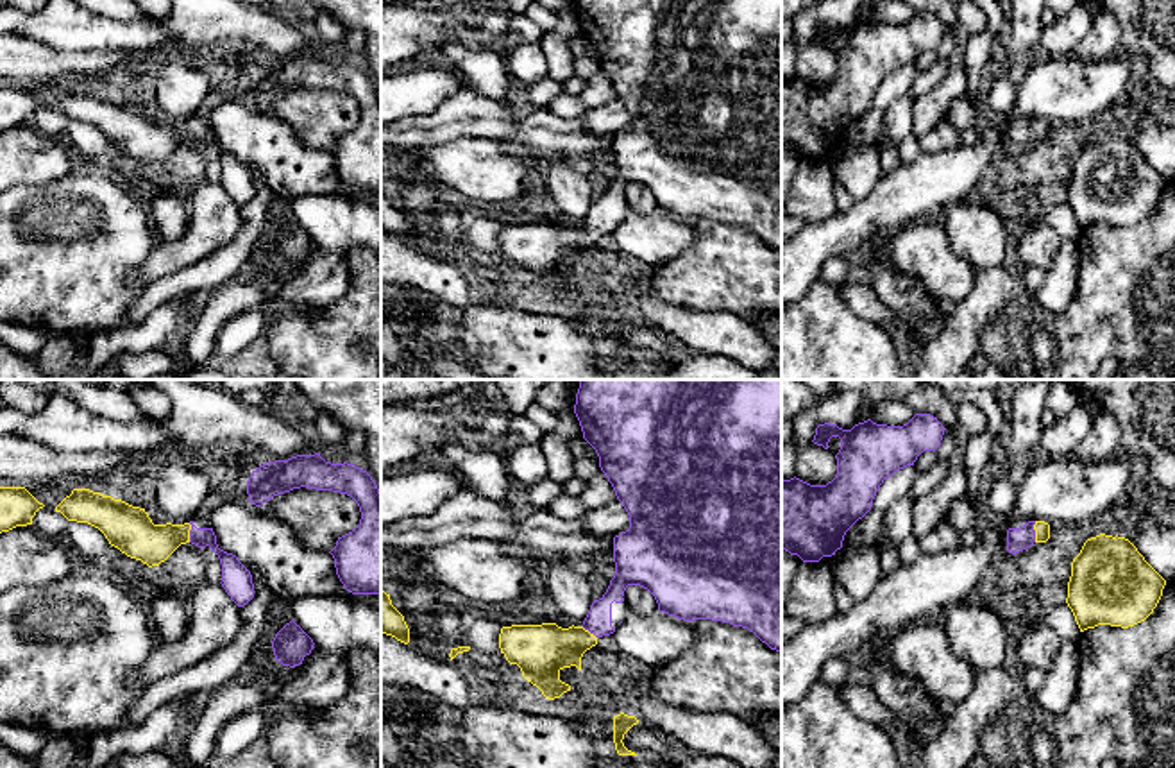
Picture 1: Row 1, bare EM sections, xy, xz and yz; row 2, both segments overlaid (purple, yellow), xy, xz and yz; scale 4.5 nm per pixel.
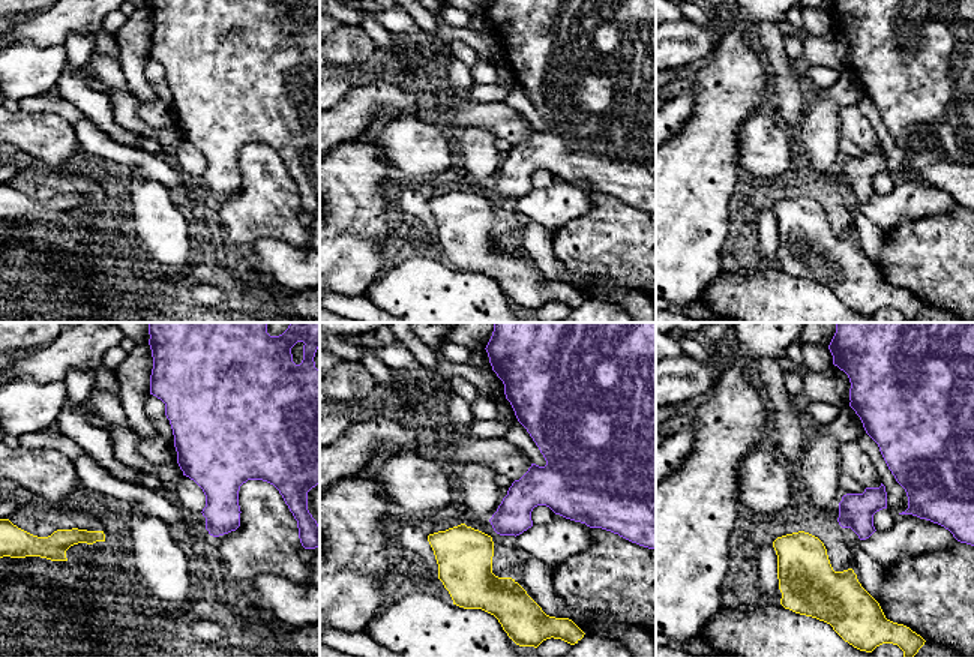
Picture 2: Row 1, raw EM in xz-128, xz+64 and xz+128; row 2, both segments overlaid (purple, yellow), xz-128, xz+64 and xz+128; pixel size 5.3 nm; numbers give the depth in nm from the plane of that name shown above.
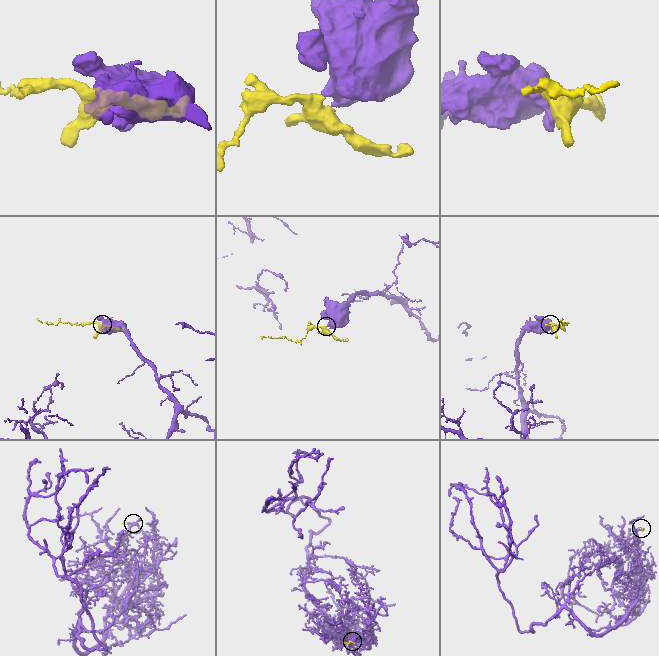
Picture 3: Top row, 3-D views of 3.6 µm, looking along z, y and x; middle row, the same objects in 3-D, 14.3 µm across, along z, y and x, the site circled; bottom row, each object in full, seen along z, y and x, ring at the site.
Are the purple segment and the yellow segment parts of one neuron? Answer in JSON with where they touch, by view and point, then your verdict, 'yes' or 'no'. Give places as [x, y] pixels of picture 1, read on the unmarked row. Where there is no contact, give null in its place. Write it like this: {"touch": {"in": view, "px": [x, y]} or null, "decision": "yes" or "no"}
{"touch": {"in": "yz", "px": [1034, 131]}, "decision": "yes"}

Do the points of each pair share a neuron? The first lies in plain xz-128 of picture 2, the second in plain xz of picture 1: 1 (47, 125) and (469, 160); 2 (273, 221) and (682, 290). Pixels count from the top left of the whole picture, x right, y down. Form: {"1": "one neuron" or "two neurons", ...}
{"1": "one neuron", "2": "one neuron"}

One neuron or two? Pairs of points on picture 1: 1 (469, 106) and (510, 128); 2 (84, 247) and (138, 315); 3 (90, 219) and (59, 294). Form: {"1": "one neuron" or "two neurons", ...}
{"1": "one neuron", "2": "two neurons", "3": "one neuron"}

